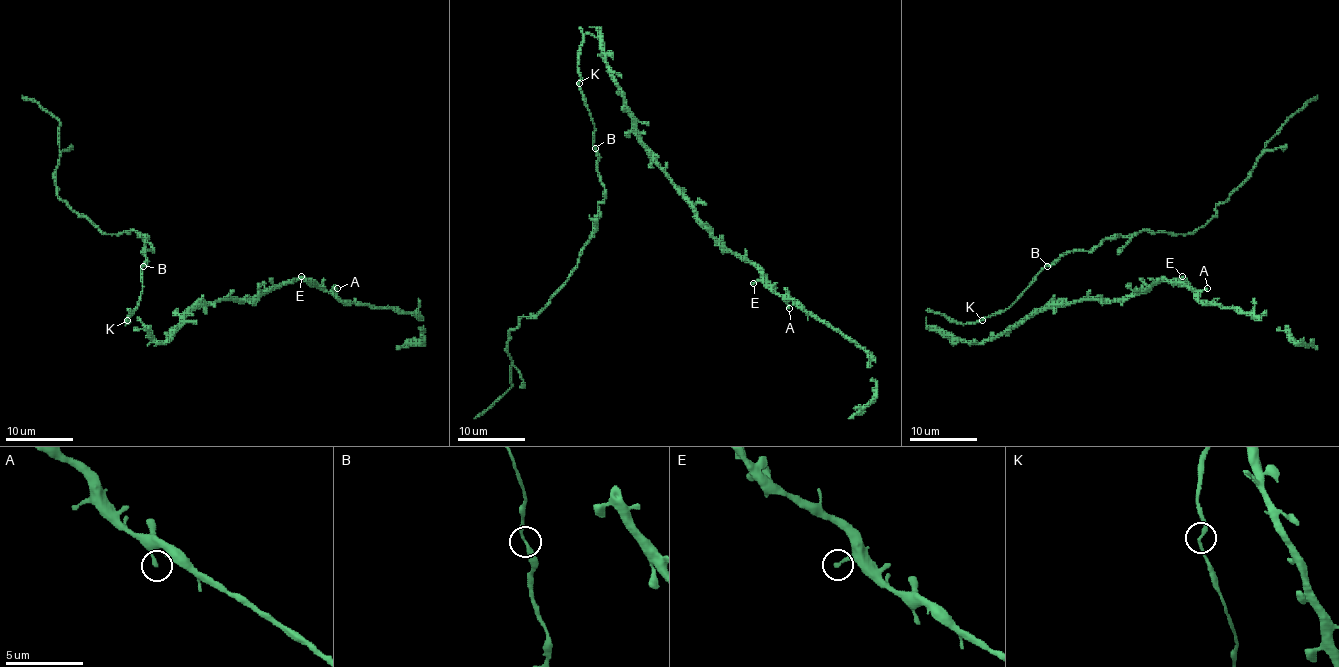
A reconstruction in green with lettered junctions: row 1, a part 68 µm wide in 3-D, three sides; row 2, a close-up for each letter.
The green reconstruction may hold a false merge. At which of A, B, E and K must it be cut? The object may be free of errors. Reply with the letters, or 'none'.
none

